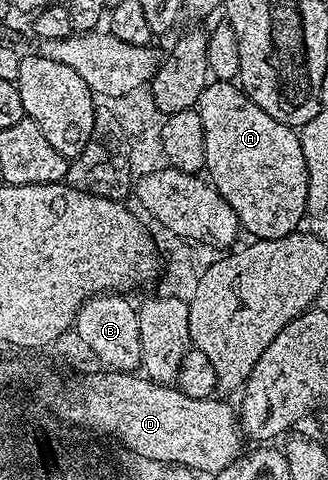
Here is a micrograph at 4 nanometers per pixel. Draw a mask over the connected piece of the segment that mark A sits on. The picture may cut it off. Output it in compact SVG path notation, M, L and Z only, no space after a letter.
M210 81L205 91L199 96L195 107L199 120L203 120L203 144L205 145L205 168L204 173L207 175L208 181L219 192L219 196L223 196L223 200L227 200L227 204L231 204L231 208L237 217L238 227L242 231L245 230L257 240L279 240L283 236L294 233L298 229L297 226L301 222L301 217L306 217L307 211L307 188L309 187L309 177L307 176L307 160L303 160L303 144L301 143L301 135L296 129L287 124L283 124L279 120L275 120L275 116L267 116L267 112L263 112L263 108L259 108L259 104L255 104L255 100L251 100L241 89L240 85L233 82Z

